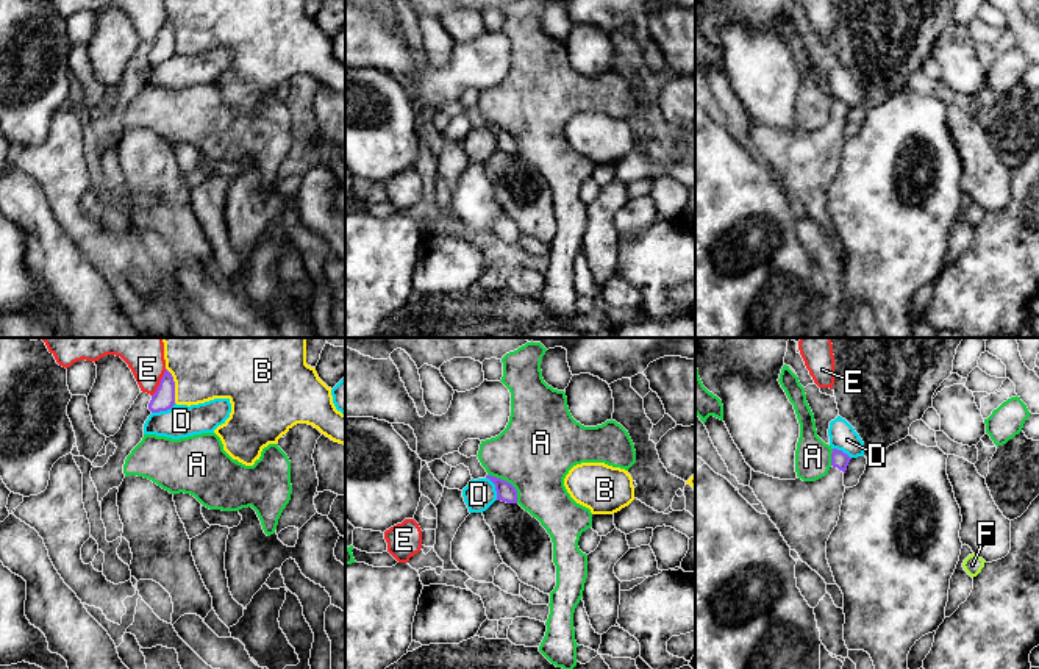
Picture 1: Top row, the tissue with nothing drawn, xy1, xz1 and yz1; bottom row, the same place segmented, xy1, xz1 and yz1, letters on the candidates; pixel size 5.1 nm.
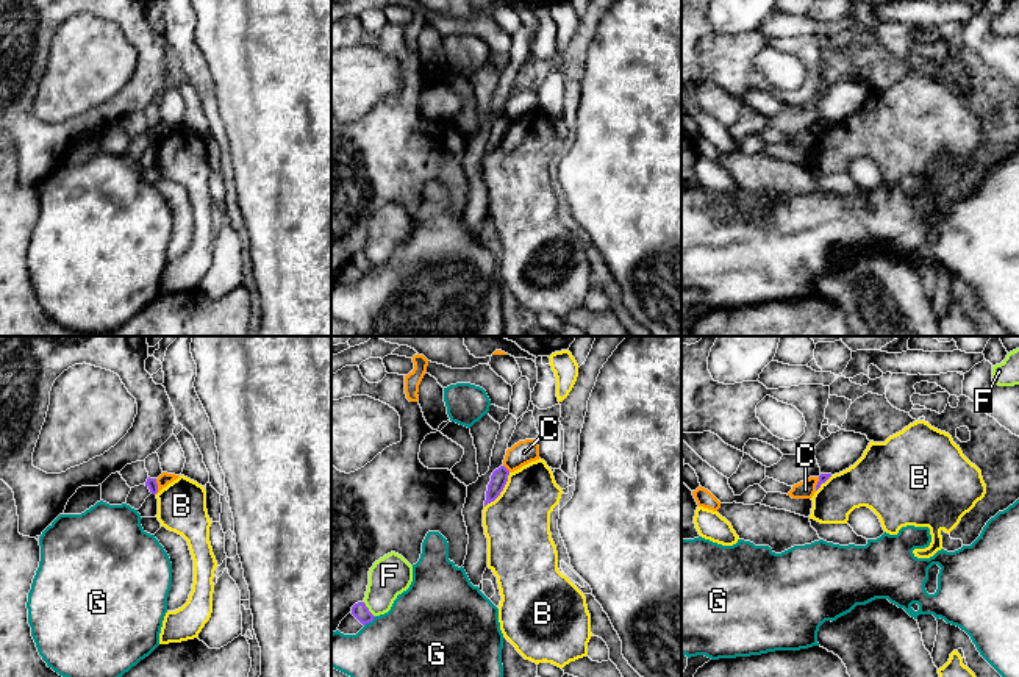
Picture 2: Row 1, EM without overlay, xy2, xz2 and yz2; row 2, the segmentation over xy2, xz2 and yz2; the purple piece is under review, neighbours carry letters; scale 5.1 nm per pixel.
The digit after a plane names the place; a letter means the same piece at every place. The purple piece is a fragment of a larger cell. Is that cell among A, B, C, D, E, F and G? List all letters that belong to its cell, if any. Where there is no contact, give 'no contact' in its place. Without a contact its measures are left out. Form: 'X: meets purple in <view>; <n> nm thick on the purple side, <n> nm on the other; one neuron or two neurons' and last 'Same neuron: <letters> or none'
A: meets purple in xz1; 100 nm thick on the purple side, 400 nm on the other; two neurons
B: meets purple in xz2; 90 nm thick on the purple side, 340 nm on the other; two neurons
C: meets purple in xy2; 50 nm thick on the purple side, 70 nm on the other; two neurons
D: meets purple in xy1; 110 nm thick on the purple side, 170 nm on the other; two neurons
E: meets purple in xy1; 110 nm thick on the purple side, 170 nm on the other; two neurons
F: meets purple in xz2; 80 nm thick on the purple side, 200 nm on the other; two neurons
G: meets purple in xz2; 80 nm thick on the purple side, 480 nm on the other; two neurons
Same neuron: none

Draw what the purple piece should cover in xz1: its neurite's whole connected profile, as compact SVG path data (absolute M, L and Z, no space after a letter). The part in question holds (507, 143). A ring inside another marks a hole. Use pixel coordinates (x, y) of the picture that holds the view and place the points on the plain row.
M486 125L486 128L489 128L495 134L497 150L517 153L517 141L511 133L492 125Z

